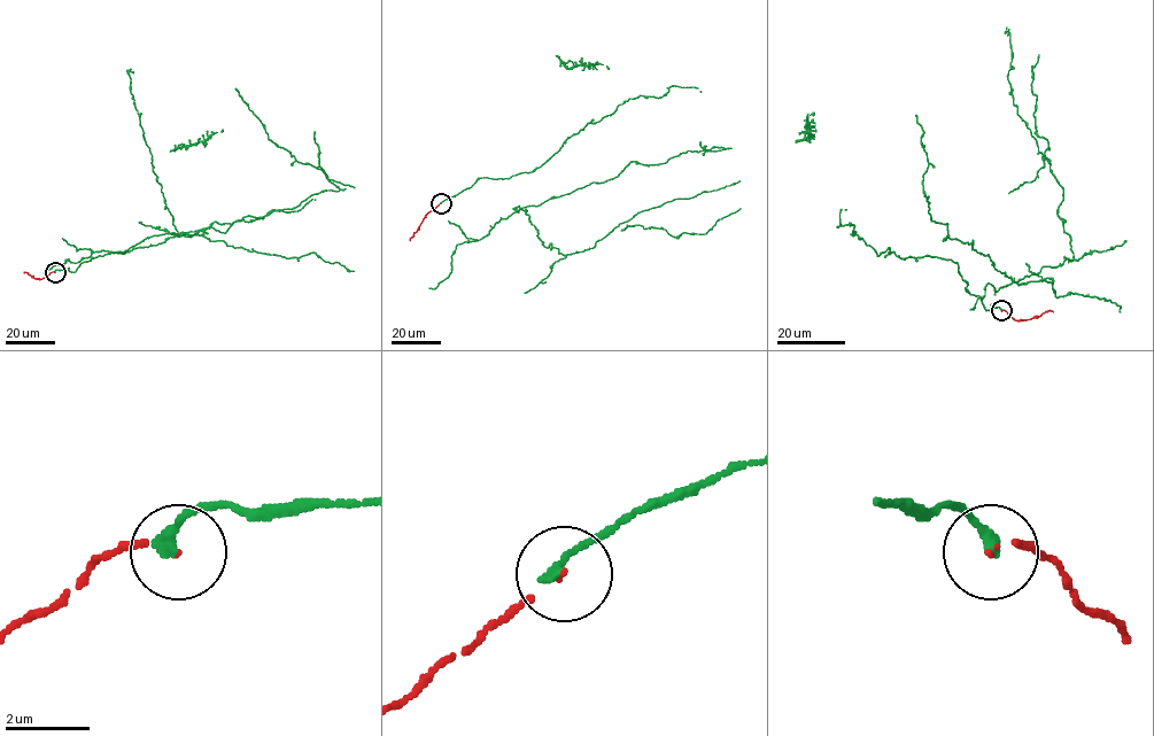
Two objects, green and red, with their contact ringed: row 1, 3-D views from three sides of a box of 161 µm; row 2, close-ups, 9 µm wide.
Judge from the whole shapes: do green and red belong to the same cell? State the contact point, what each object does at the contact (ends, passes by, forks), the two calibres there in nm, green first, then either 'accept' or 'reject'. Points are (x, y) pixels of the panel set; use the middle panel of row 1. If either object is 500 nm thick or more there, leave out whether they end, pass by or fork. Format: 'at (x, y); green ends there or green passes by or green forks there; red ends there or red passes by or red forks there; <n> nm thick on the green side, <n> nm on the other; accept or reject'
at (441, 203); green ends there; red ends there; 280 nm thick on the green side, 60 nm on the other; accept

